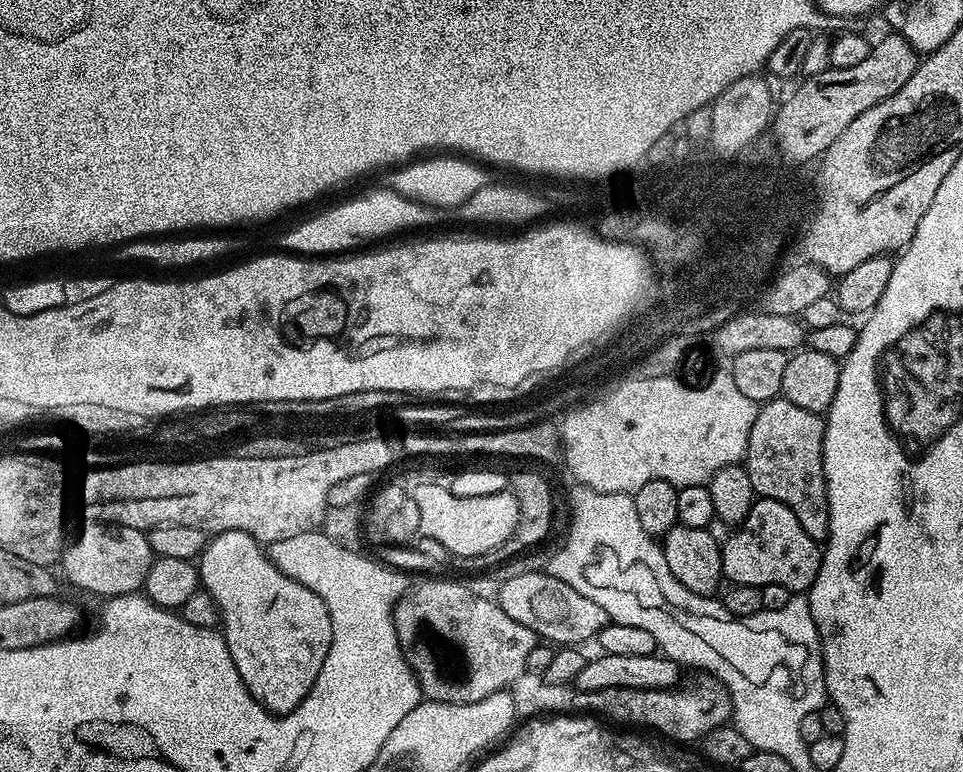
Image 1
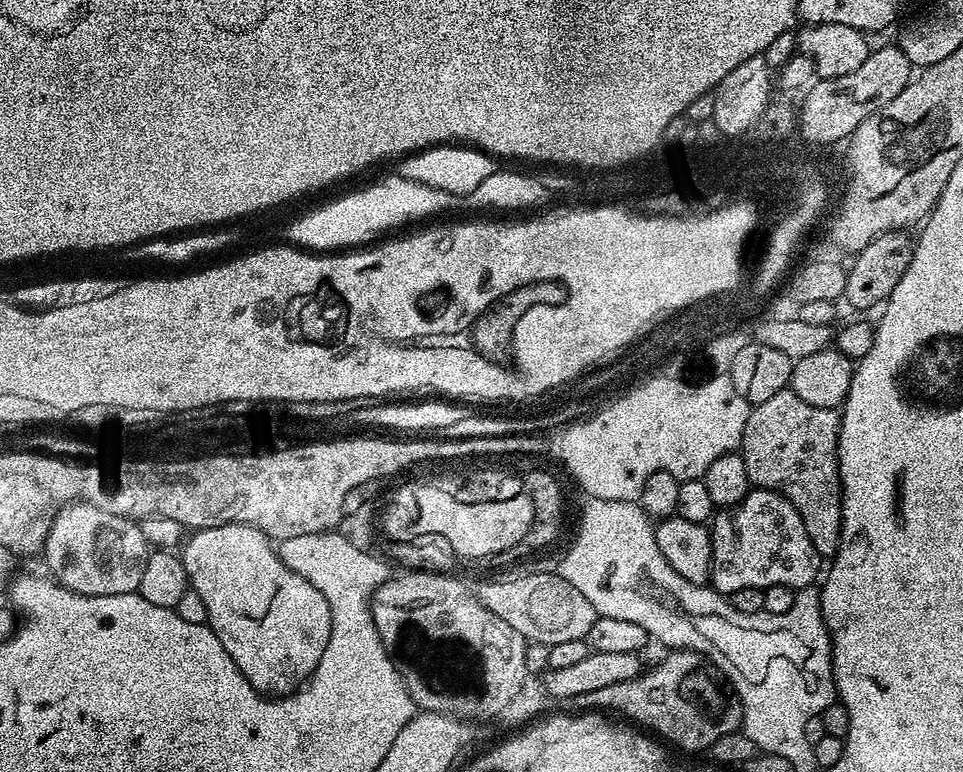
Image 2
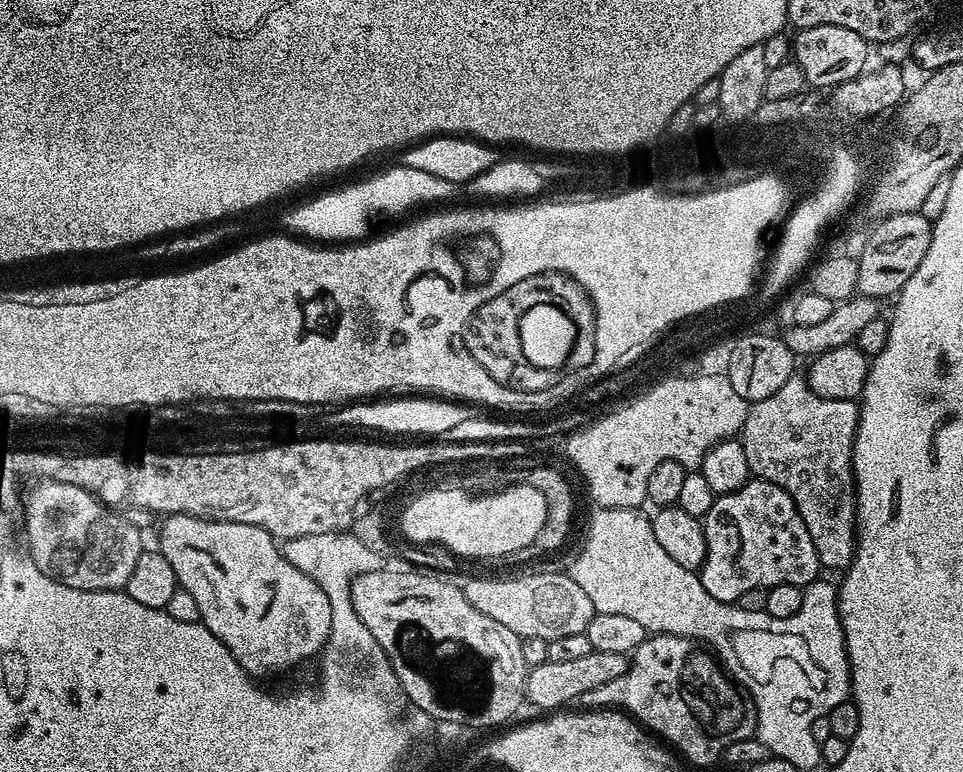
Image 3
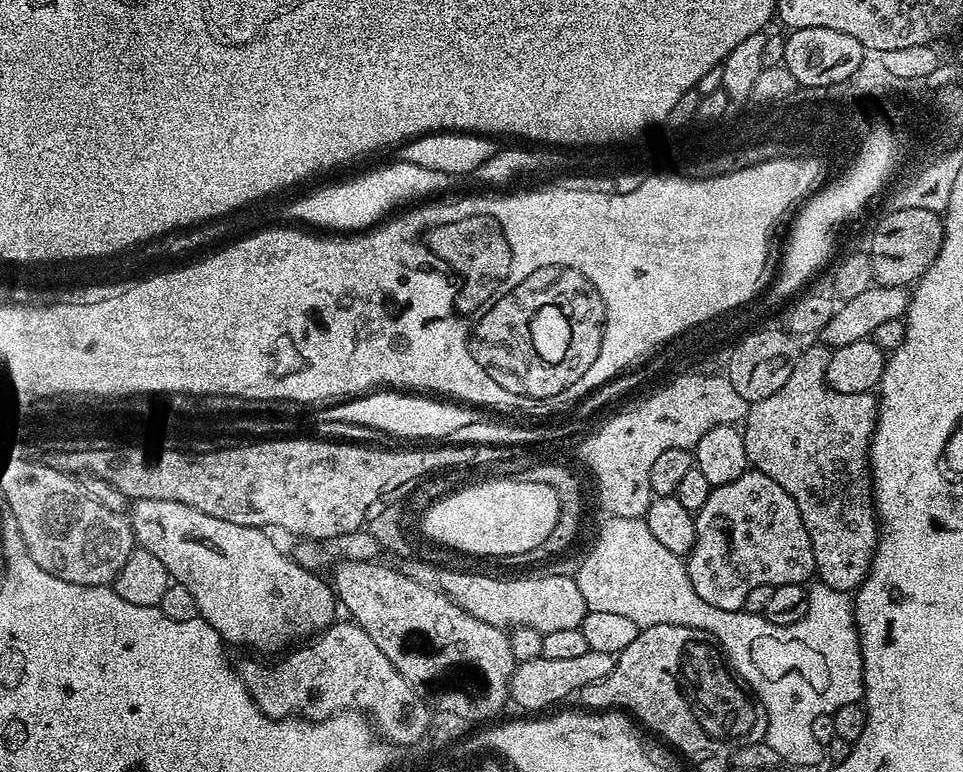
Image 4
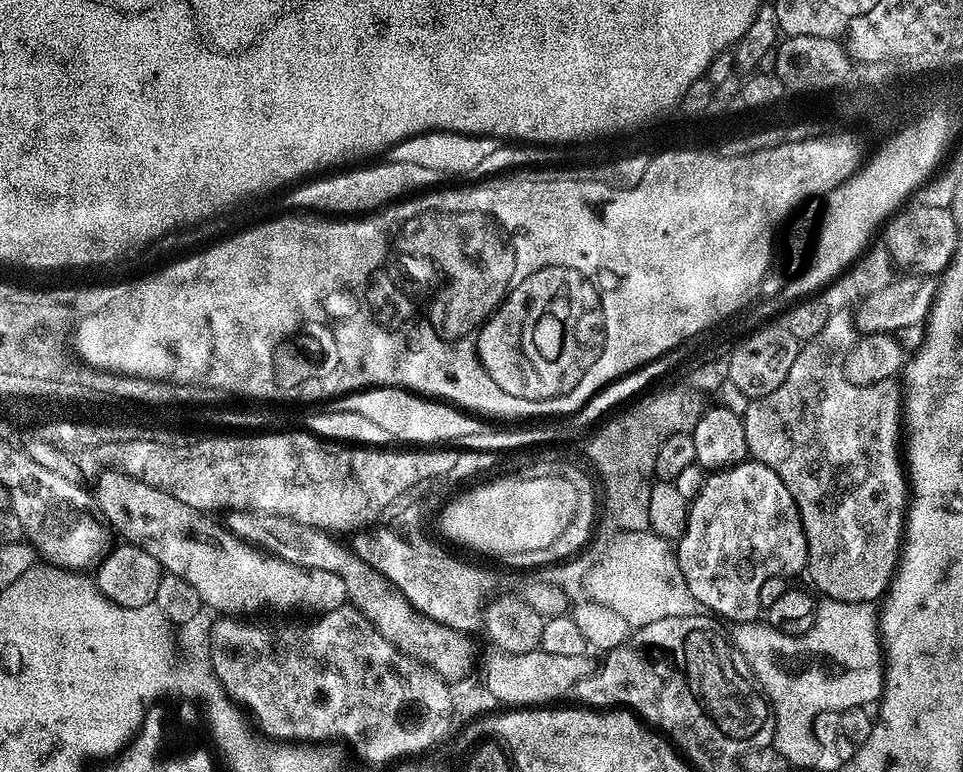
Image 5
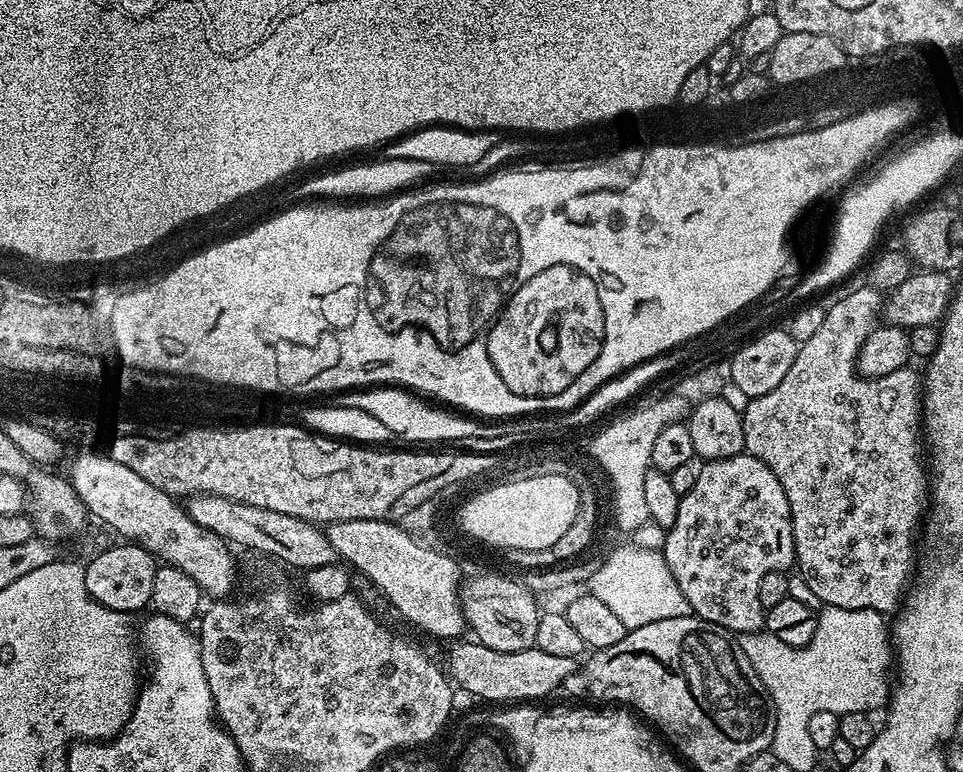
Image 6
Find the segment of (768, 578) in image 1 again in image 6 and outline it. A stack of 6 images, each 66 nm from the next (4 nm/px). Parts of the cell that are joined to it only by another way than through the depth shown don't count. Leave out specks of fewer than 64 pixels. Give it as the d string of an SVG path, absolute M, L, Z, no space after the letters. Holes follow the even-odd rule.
M747 454L701 463L698 482L680 498L677 521L667 529L662 551L695 615L732 634L761 631L766 611L758 602L762 578L771 572L788 572L796 563L792 511L782 482L774 478L770 466Z

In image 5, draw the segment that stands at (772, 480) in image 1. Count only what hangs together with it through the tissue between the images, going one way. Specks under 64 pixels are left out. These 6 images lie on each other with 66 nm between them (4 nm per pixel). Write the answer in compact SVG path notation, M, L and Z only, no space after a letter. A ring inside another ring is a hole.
M848 310L833 311L832 317L822 326L814 338L803 341L798 350L798 358L790 365L790 371L782 381L782 386L778 390L773 390L771 394L758 396L749 399L746 410L742 413L742 419L746 425L746 446L751 459L757 460L760 464L770 466L778 478L782 478L782 486L790 490L794 502L798 506L798 514L802 522L802 530L806 534L806 550L808 551L808 566L806 576L812 579L811 587L815 589L821 597L838 602L854 602L855 604L872 604L877 601L884 592L887 591L888 583L895 571L895 564L898 559L900 545L902 543L902 533L906 523L906 499L908 488L906 485L906 474L902 469L901 459L898 457L898 440L902 428L902 390L895 379L883 380L870 386L854 386L844 374L844 359L849 348L856 343L858 333L854 327L854 316Z

